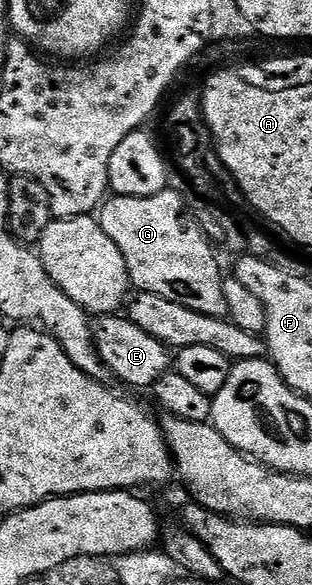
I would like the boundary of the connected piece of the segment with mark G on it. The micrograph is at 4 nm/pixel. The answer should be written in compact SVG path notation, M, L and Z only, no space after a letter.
M166 189L152 195L151 197L127 197L126 195L113 195L106 198L105 202L99 208L99 222L103 233L107 233L107 237L111 237L111 241L115 241L115 245L119 245L119 253L123 253L123 261L127 261L127 273L129 274L129 282L137 291L146 291L147 293L155 293L159 297L167 297L167 301L175 301L175 305L183 305L187 309L195 309L195 313L203 313L207 317L215 317L216 319L223 319L228 316L227 297L223 297L223 285L225 279L221 275L221 267L217 264L218 252L215 250L212 243L205 238L205 232L201 230L200 226L189 224L190 216L187 214L187 203L181 200L181 195L172 189Z

